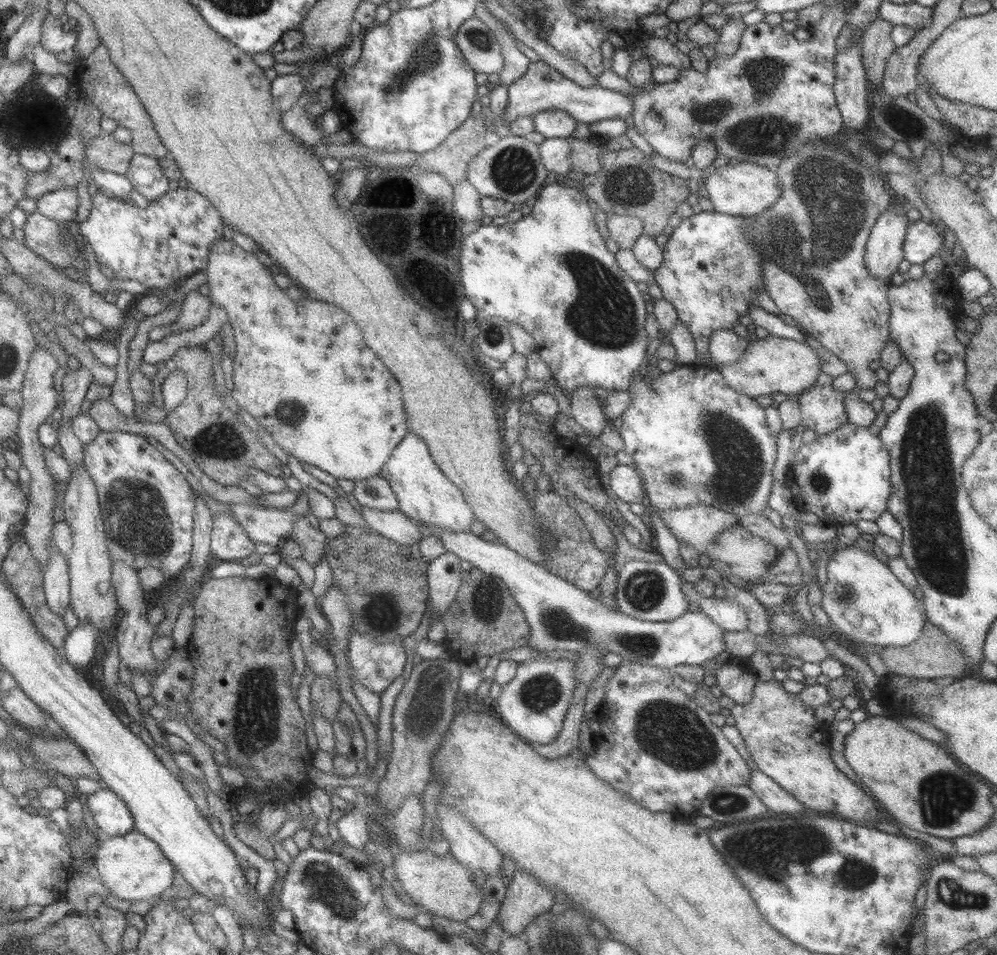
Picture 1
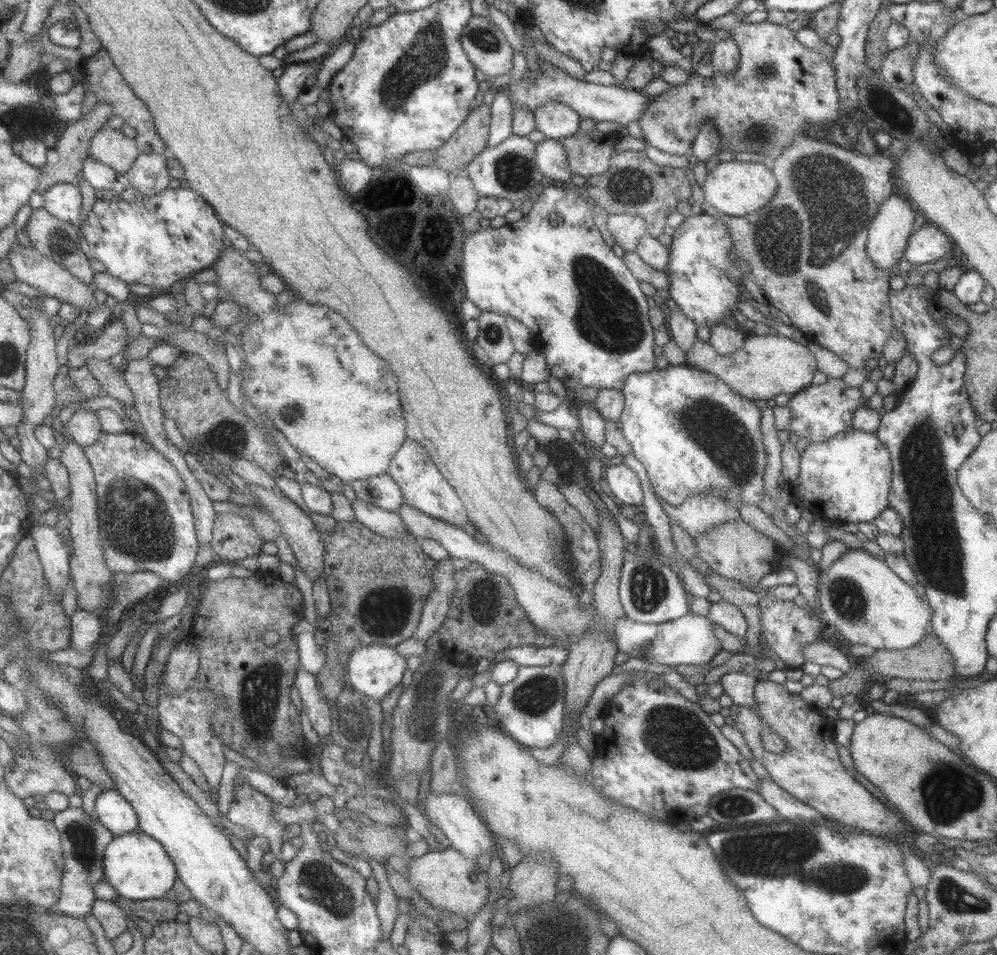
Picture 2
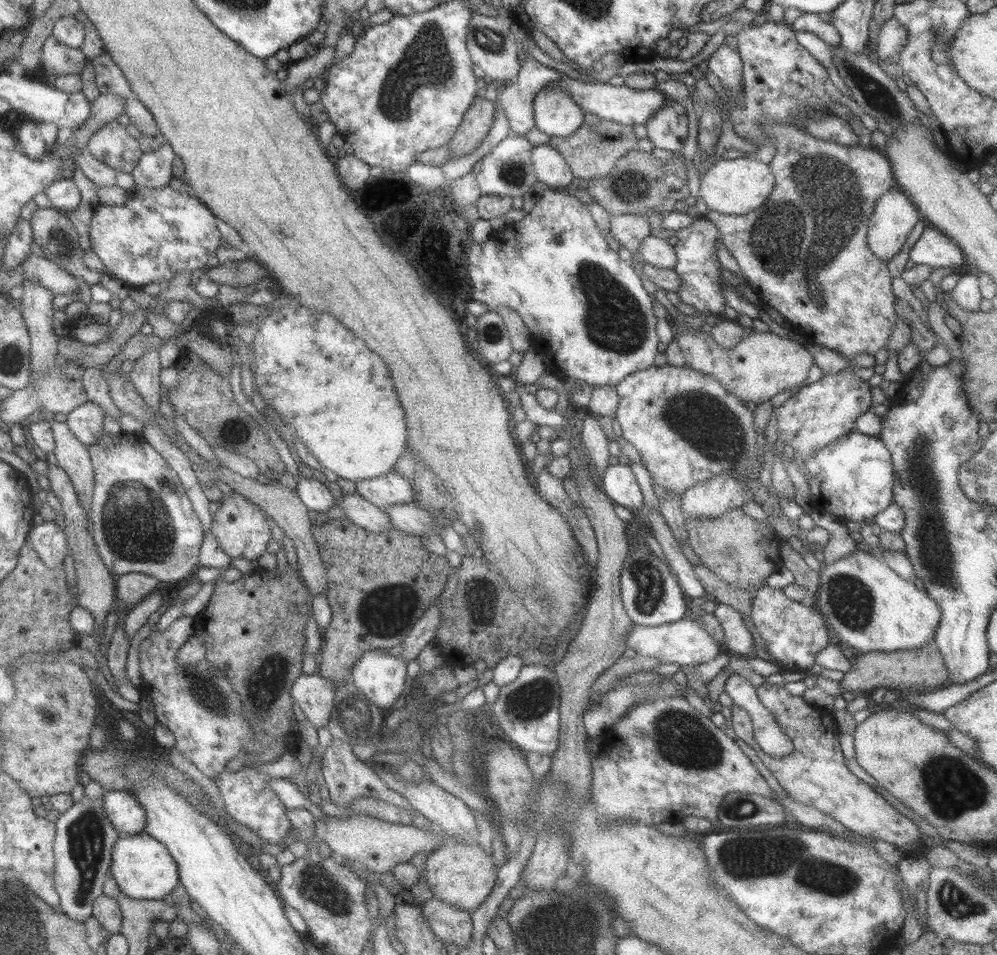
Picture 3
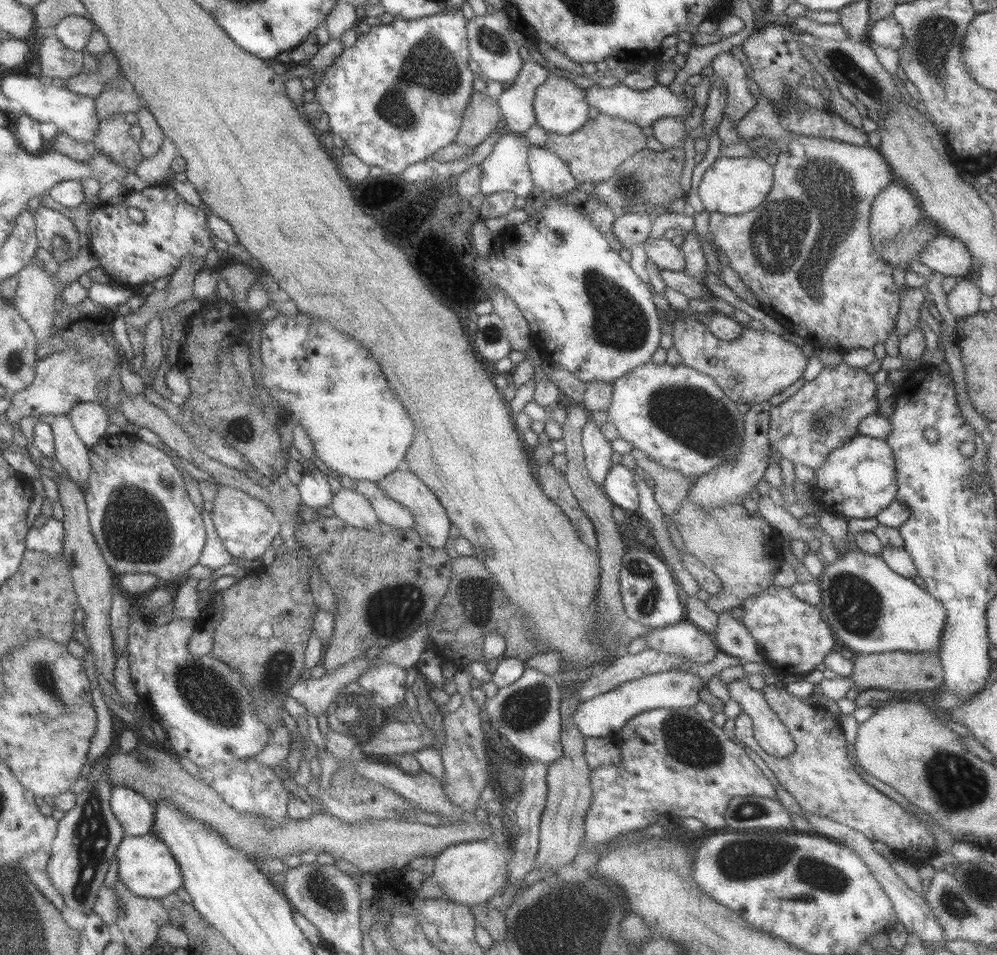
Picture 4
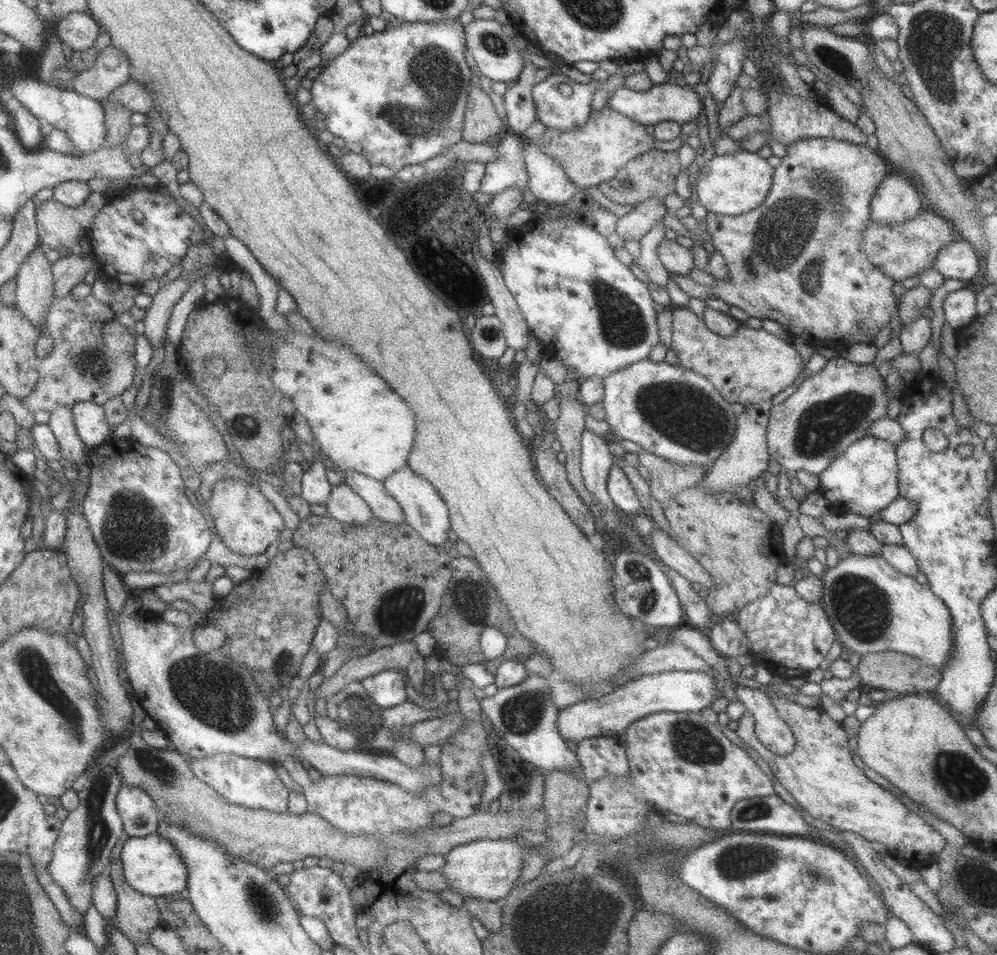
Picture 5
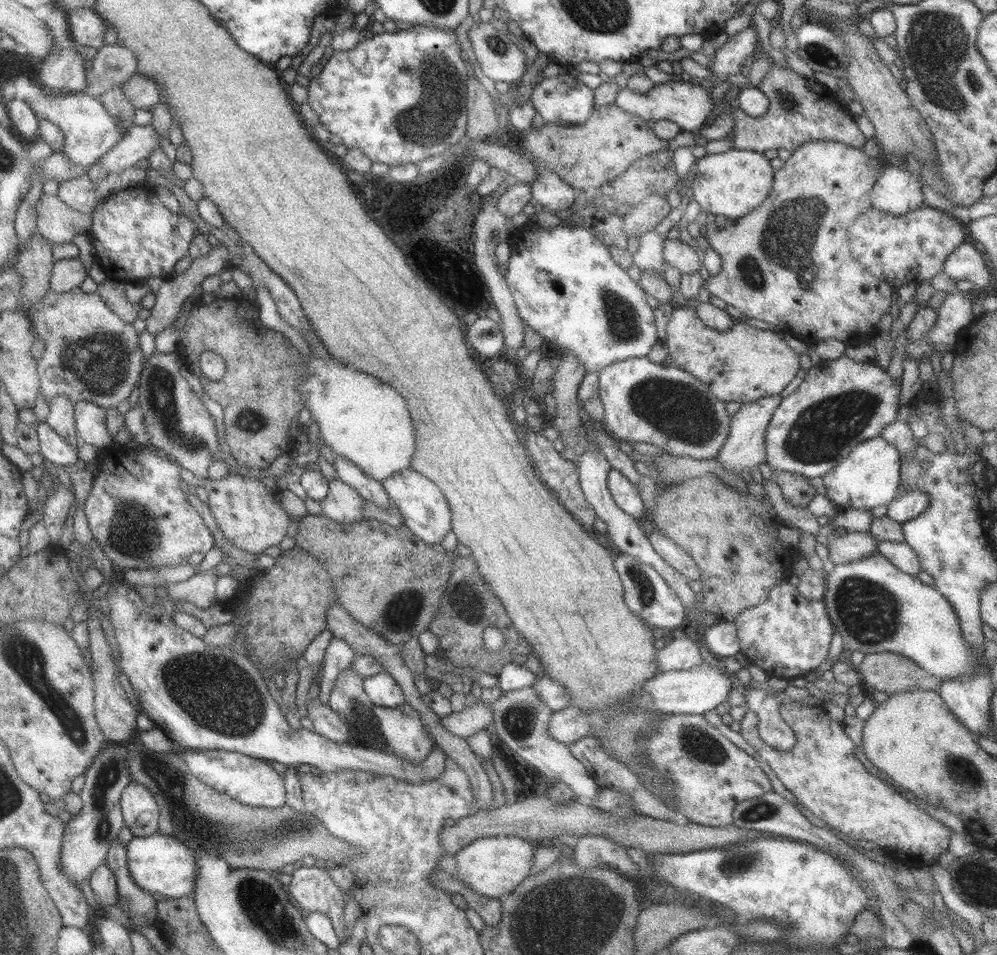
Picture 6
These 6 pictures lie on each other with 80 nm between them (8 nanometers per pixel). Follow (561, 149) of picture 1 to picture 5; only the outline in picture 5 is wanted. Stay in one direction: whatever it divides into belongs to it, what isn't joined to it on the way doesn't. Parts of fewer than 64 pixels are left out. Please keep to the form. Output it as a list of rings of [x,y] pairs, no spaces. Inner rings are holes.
[[[527,143],[522,152],[524,165],[528,174],[529,192],[539,200],[545,201],[551,206],[560,205],[573,198],[575,193],[581,193],[579,185],[573,184],[565,174],[560,164],[557,164],[550,156],[544,155],[535,145]]]

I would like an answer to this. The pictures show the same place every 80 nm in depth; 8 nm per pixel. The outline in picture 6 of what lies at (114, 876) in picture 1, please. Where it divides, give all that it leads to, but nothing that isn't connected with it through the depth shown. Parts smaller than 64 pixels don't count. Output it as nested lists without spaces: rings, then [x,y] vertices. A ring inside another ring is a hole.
[[[159,832],[149,836],[133,836],[125,845],[127,870],[133,882],[143,891],[162,894],[169,898],[191,896],[194,885],[194,853],[180,840]]]

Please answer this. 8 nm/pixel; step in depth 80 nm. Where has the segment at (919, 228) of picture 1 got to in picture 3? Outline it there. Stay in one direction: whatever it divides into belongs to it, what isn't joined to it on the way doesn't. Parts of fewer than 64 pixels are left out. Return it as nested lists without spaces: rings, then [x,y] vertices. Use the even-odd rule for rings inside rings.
[[[924,228],[916,242],[911,246],[908,259],[915,265],[924,264],[934,268],[949,266],[959,271],[963,262],[962,250],[952,238],[933,228]]]

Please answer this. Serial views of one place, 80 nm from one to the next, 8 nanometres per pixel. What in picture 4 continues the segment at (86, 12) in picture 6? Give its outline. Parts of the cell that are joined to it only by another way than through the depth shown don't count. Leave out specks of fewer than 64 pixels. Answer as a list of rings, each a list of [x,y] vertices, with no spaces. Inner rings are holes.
[[[67,16],[62,19],[53,29],[52,34],[57,37],[65,48],[76,51],[82,51],[85,43],[91,34],[97,28],[87,16]]]

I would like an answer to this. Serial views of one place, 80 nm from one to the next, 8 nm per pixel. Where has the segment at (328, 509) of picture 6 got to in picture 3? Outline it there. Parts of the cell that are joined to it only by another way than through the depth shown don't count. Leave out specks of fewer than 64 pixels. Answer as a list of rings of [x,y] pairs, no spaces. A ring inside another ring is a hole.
[[[356,493],[352,495],[343,494],[343,499],[334,504],[343,510],[345,517],[355,526],[360,526],[369,532],[379,534],[391,530],[393,527],[387,513]]]

